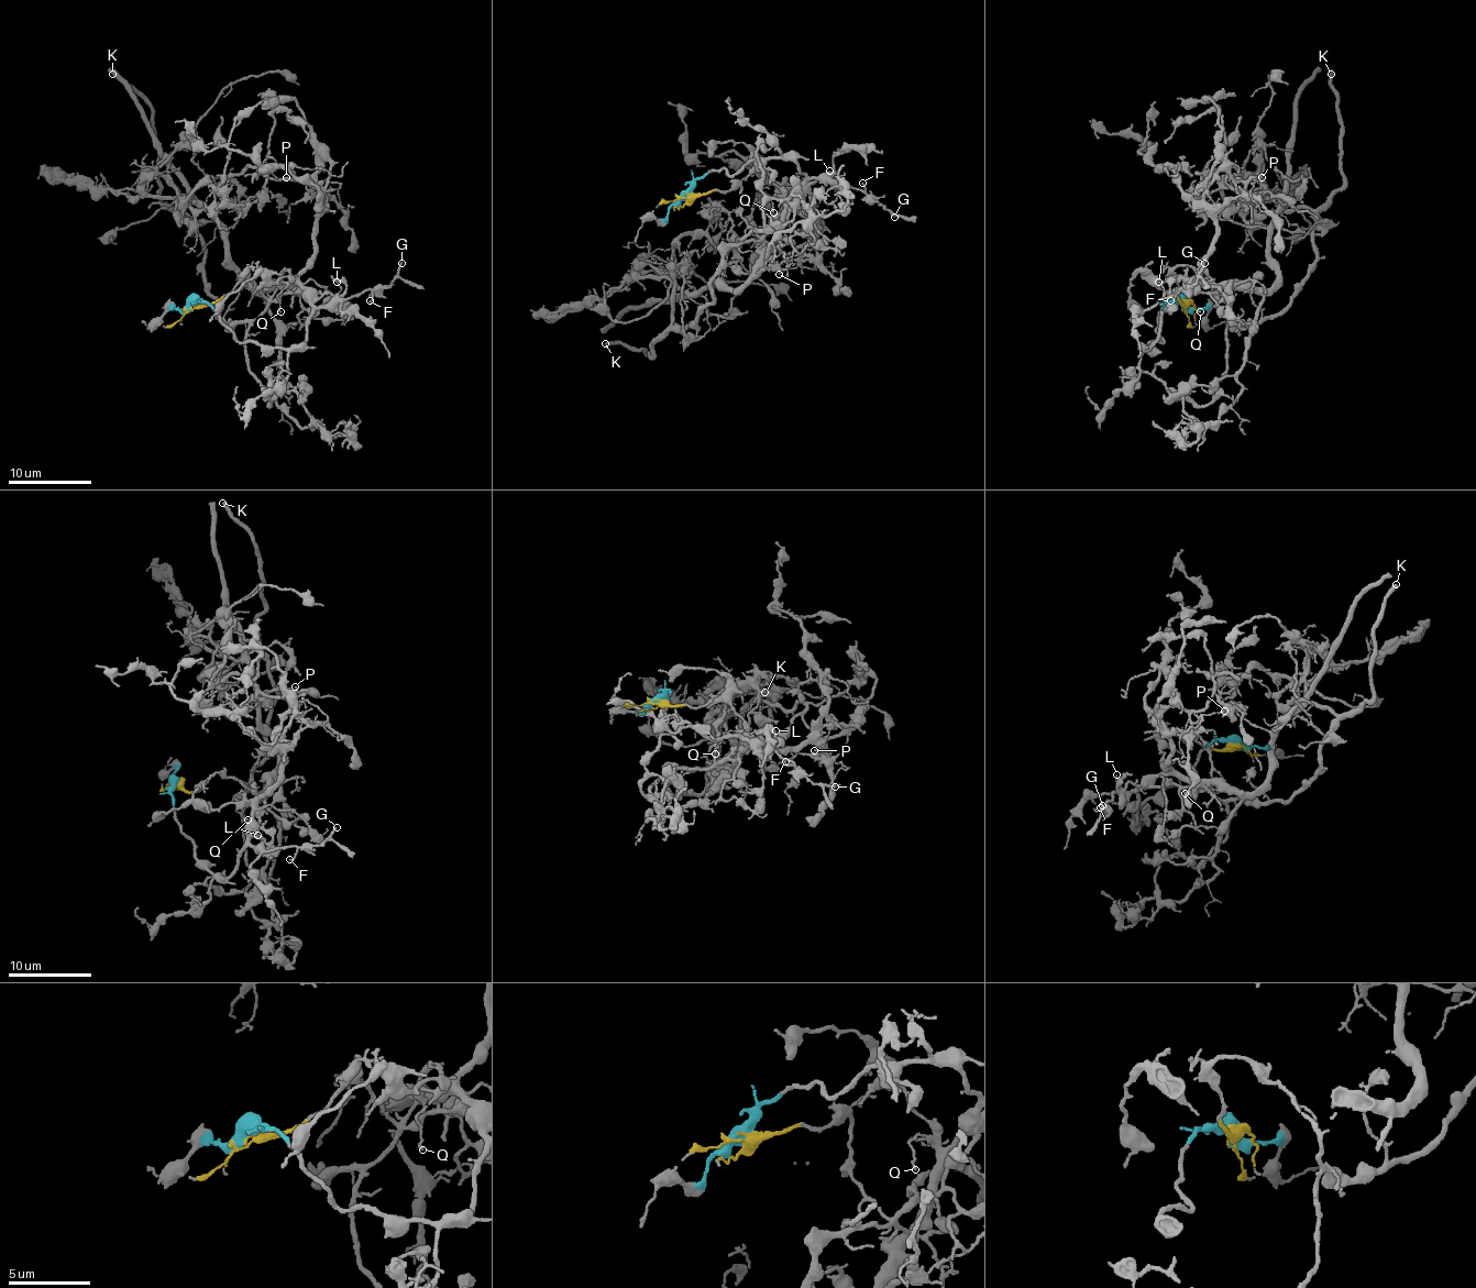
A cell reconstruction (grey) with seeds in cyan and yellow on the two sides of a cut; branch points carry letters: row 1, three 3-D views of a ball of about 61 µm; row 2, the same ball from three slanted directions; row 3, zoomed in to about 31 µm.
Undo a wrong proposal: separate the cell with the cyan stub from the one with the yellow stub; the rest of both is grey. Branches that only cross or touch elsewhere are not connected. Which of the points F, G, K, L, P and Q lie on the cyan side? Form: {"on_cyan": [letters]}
{"on_cyan": ["F", "G", "L", "Q"]}

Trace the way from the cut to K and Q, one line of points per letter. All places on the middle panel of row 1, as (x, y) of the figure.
K: (685, 195), (738, 186), (740, 217), (759, 240), (724, 256), (697, 329), (668, 329), (651, 355), (604, 343)
Q: (685, 196), (722, 169), (792, 160), (805, 176), (789, 200), (770, 198), (773, 212)

